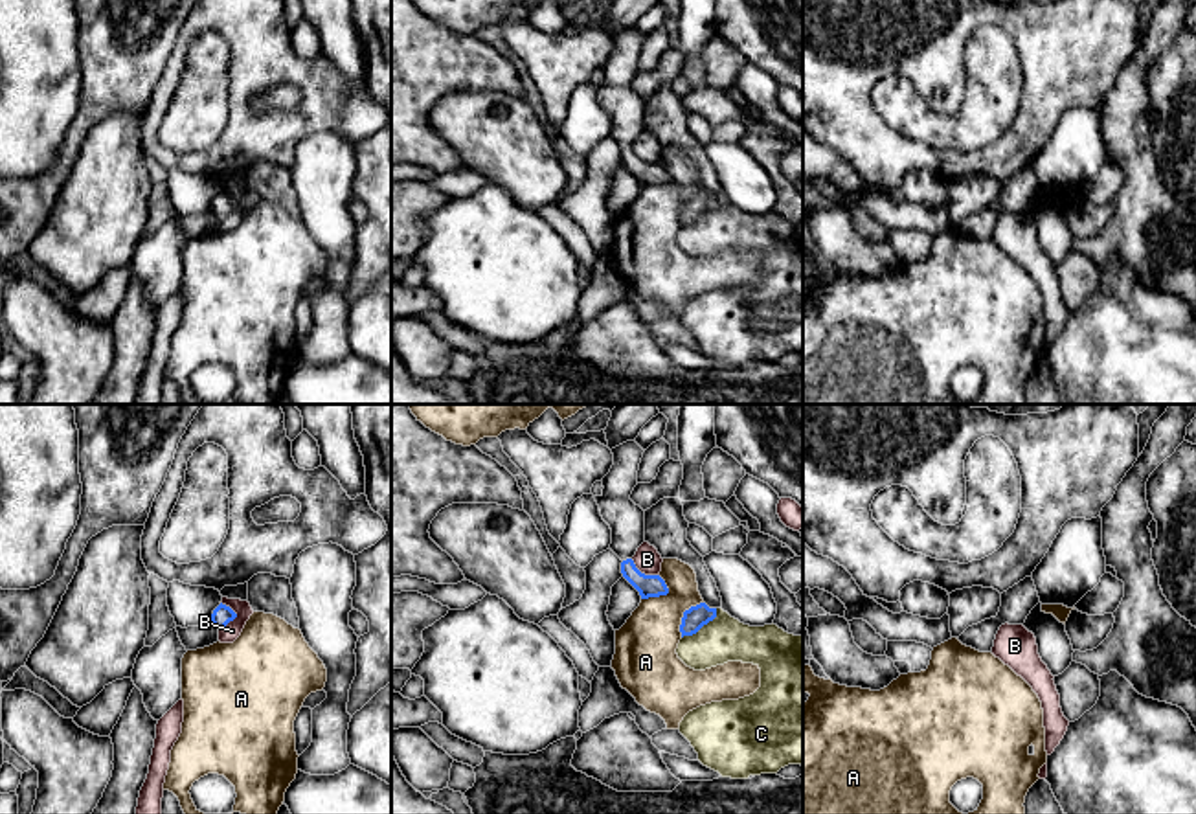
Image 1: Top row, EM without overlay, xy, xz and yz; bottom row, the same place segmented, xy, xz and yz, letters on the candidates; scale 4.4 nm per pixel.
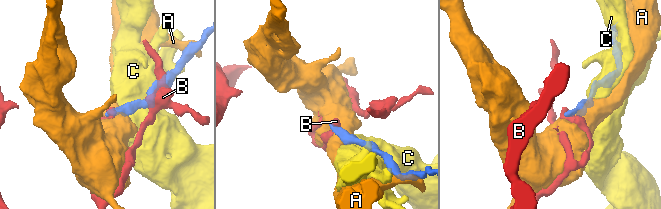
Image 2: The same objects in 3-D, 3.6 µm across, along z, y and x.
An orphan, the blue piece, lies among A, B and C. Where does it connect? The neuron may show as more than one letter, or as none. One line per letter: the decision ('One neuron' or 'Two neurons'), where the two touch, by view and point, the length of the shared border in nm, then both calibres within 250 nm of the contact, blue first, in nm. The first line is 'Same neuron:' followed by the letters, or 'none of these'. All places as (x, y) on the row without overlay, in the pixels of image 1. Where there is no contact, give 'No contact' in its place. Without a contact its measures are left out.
Same neuron: none of these
A: Two neurons. Touches blue at xz (662, 182). Shared border 140 nm. Thickness 100 nm (blue) against 280 nm
B: Two neurons. Touches blue at xy (236, 204). Shared border 140 nm. Thickness 90 nm (blue) against 80 nm
C: Two neurons. Touches blue at xz (702, 214). Shared border 200 nm. Thickness 100 nm (blue) against 200 nm

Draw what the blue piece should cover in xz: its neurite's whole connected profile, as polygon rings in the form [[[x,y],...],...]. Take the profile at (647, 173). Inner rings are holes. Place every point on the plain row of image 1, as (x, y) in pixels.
[[[636,28],[612,37],[614,53],[603,66],[603,83],[593,86],[612,118],[610,138],[623,149],[623,165],[639,180],[641,187],[649,187],[667,184],[669,176],[660,164],[641,162],[632,149],[645,130],[645,99],[630,88],[643,40]]]

